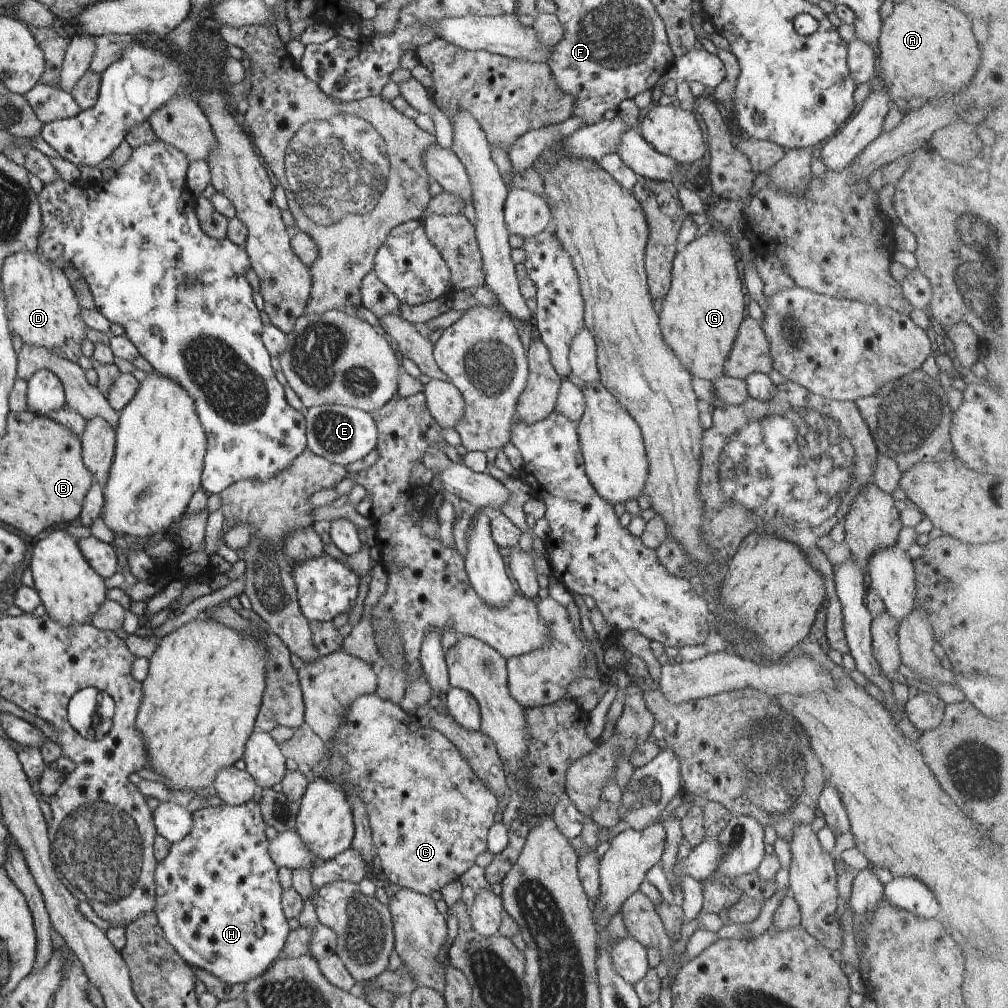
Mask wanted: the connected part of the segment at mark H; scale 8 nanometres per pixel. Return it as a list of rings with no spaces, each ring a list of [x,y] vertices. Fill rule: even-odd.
[[[254,799],[246,804],[229,805],[226,803],[215,807],[205,807],[193,812],[192,830],[183,836],[182,840],[171,843],[169,853],[164,859],[158,861],[155,868],[155,908],[159,924],[163,929],[163,935],[175,948],[175,951],[194,969],[202,969],[230,984],[245,984],[249,980],[264,974],[276,960],[285,945],[289,935],[289,922],[281,907],[281,894],[283,893],[278,883],[278,869],[271,859],[268,847],[269,840],[266,837],[266,821],[263,819],[261,808]]]

